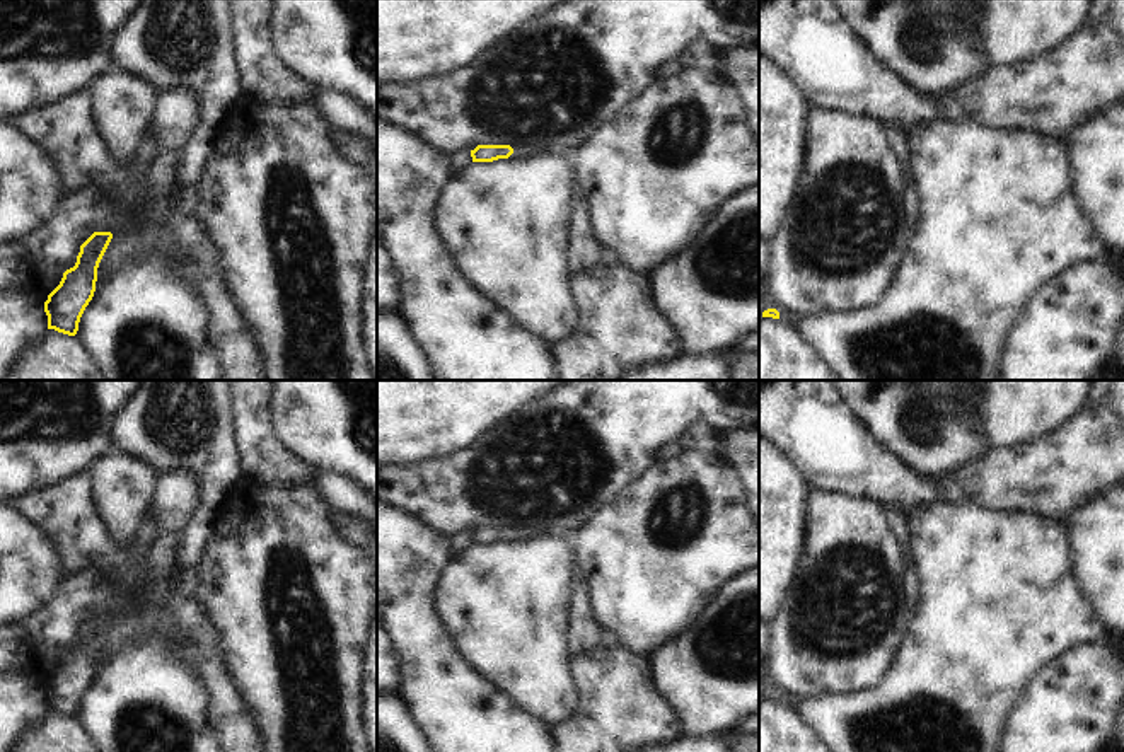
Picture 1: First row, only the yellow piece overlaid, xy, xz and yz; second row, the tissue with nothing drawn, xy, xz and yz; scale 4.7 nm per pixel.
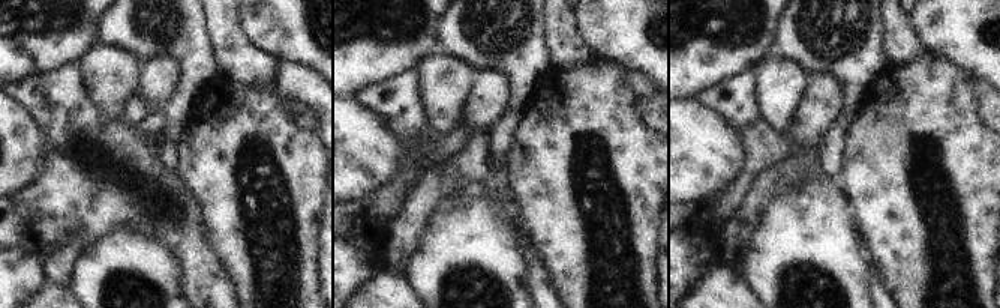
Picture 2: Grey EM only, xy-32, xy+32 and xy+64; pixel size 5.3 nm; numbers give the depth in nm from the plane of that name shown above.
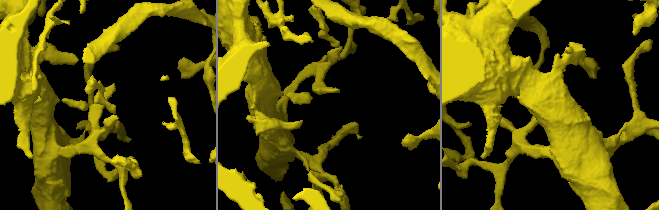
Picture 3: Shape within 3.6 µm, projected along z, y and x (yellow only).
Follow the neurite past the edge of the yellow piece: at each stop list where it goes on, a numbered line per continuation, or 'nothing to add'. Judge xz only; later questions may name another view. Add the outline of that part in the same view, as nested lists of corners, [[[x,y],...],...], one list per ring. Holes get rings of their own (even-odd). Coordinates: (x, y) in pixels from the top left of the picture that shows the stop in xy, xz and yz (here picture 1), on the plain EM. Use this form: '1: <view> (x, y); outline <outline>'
1: xz (519, 532); outline [[[513,527],[512,530],[513,530],[513,535],[508,541],[525,541],[525,539],[537,537],[537,535],[548,535],[542,530],[534,530],[529,527]]]

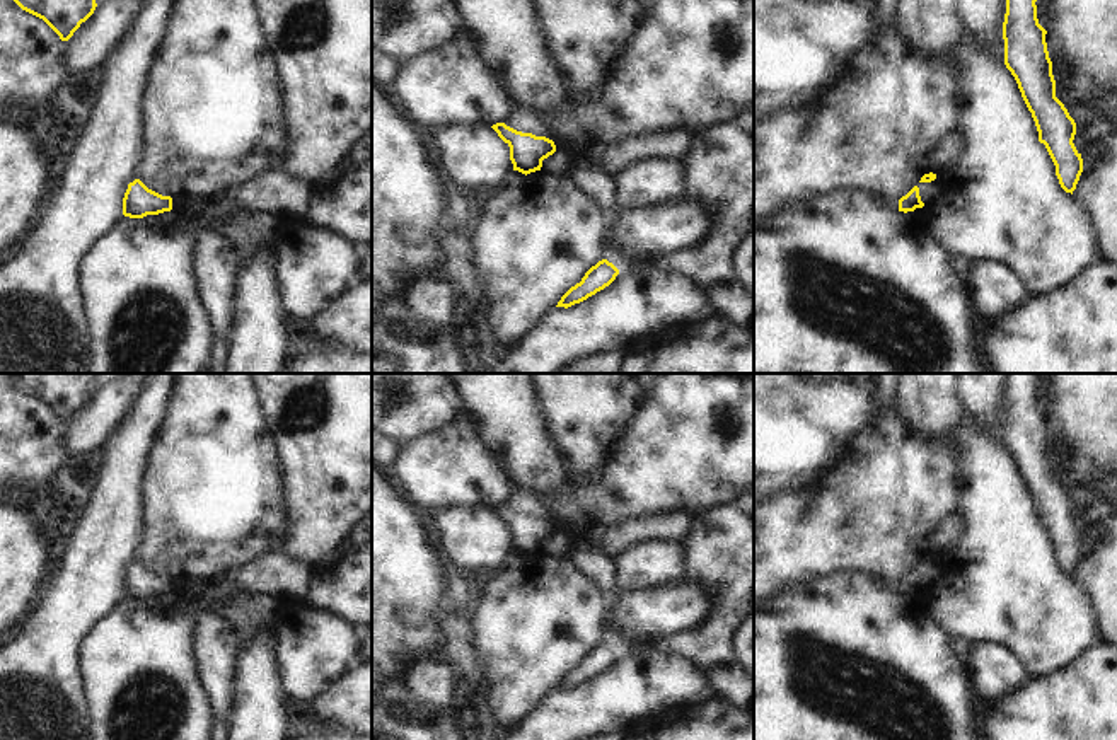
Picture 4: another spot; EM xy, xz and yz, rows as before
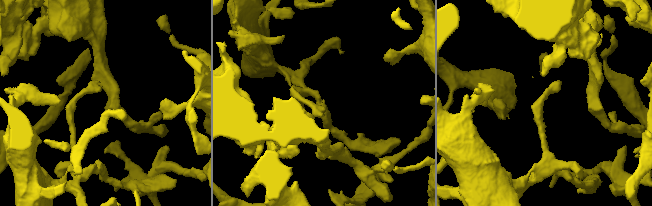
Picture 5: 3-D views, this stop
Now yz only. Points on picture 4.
1: yz (928, 573); outline [[[936,558],[931,564],[919,564],[919,578],[924,587],[931,587],[943,573],[941,558]]]

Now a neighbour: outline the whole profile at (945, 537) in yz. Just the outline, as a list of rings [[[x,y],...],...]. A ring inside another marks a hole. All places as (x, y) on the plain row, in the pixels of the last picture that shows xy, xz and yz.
[[[960,512],[940,522],[929,541],[933,556],[946,556],[958,544],[965,532],[965,525],[965,518]]]

